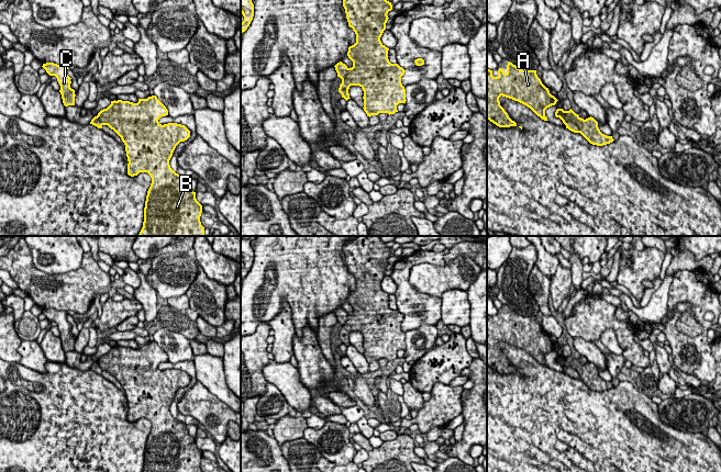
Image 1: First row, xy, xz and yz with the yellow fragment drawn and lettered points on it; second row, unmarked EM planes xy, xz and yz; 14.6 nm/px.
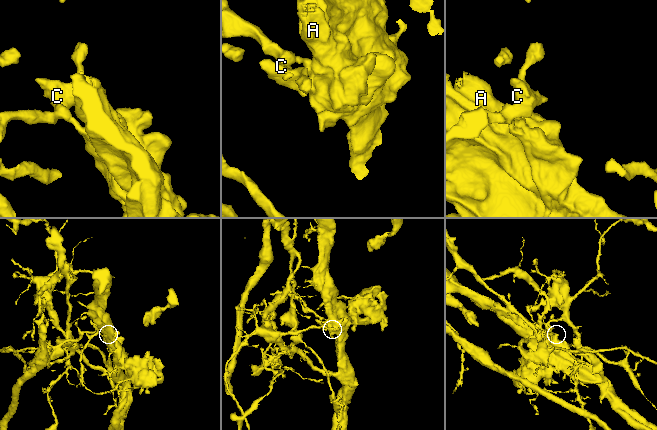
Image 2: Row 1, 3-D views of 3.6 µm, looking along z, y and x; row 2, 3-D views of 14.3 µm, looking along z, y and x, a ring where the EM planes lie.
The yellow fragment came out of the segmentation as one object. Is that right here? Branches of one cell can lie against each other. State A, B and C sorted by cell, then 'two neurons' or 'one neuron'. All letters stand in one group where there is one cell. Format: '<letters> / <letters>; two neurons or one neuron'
A B / C; two neurons

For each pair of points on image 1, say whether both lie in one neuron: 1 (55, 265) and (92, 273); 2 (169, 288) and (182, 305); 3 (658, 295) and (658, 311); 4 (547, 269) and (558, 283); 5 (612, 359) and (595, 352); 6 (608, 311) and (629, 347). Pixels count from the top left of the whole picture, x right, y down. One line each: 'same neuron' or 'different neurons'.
1: different neurons
2: different neurons
3: same neuron
4: different neurons
5: different neurons
6: same neuron

